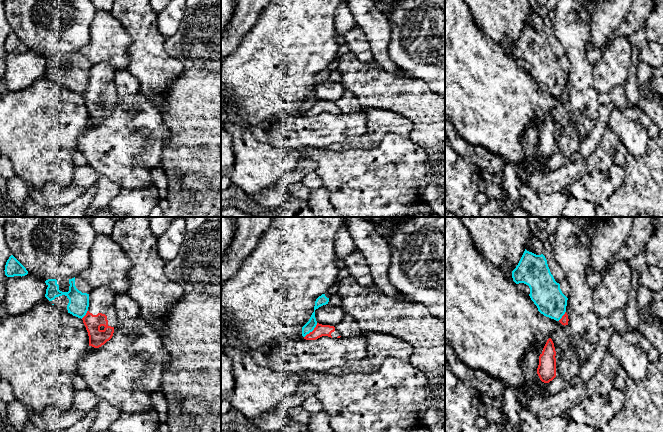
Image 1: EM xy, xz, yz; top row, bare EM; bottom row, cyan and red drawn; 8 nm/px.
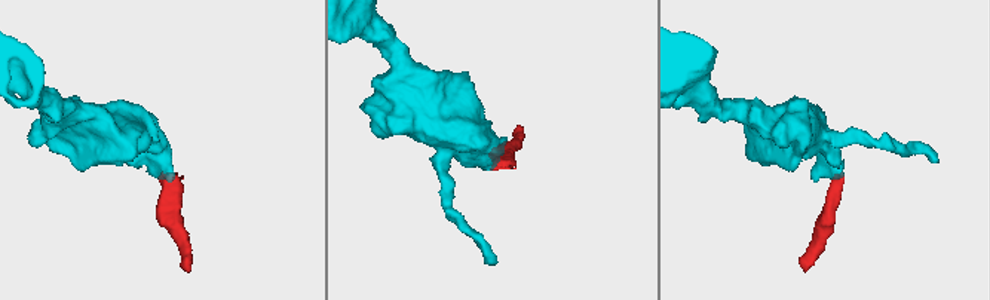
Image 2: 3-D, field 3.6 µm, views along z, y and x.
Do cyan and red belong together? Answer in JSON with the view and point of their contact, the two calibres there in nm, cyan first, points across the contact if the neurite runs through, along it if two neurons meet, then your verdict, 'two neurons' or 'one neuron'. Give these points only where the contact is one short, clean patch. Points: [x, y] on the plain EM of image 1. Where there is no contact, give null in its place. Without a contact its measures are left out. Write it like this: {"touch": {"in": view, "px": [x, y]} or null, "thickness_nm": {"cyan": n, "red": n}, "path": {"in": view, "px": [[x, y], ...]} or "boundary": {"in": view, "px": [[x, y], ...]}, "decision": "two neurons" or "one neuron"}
{"touch": {"in": "xz", "px": [311, 107]}, "thickness_nm": {"cyan": 80, "red": 100}, "boundary": {"in": "xz", "px": [[317, 99], [304, 113]]}, "decision": "two neurons"}

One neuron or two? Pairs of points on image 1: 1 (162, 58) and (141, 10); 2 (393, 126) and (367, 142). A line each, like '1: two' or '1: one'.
1: one
2: one

